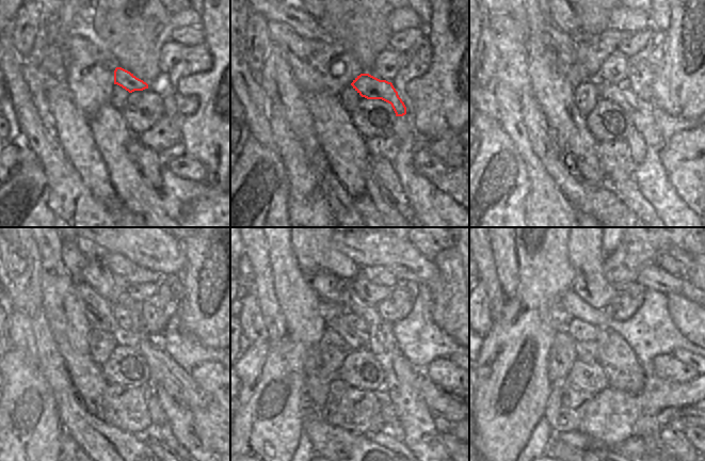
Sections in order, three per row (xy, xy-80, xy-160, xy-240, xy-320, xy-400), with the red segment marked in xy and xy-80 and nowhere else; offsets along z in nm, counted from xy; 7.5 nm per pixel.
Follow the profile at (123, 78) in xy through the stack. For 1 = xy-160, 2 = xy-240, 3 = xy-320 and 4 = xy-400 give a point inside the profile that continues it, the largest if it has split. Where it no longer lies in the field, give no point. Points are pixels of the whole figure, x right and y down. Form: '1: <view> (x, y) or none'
1: xy-160 (641, 112)
2: xy-240 (178, 381)
3: xy-320 (432, 395)
4: xy-400 (686, 419)

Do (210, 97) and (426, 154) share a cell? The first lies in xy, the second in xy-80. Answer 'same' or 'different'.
different

